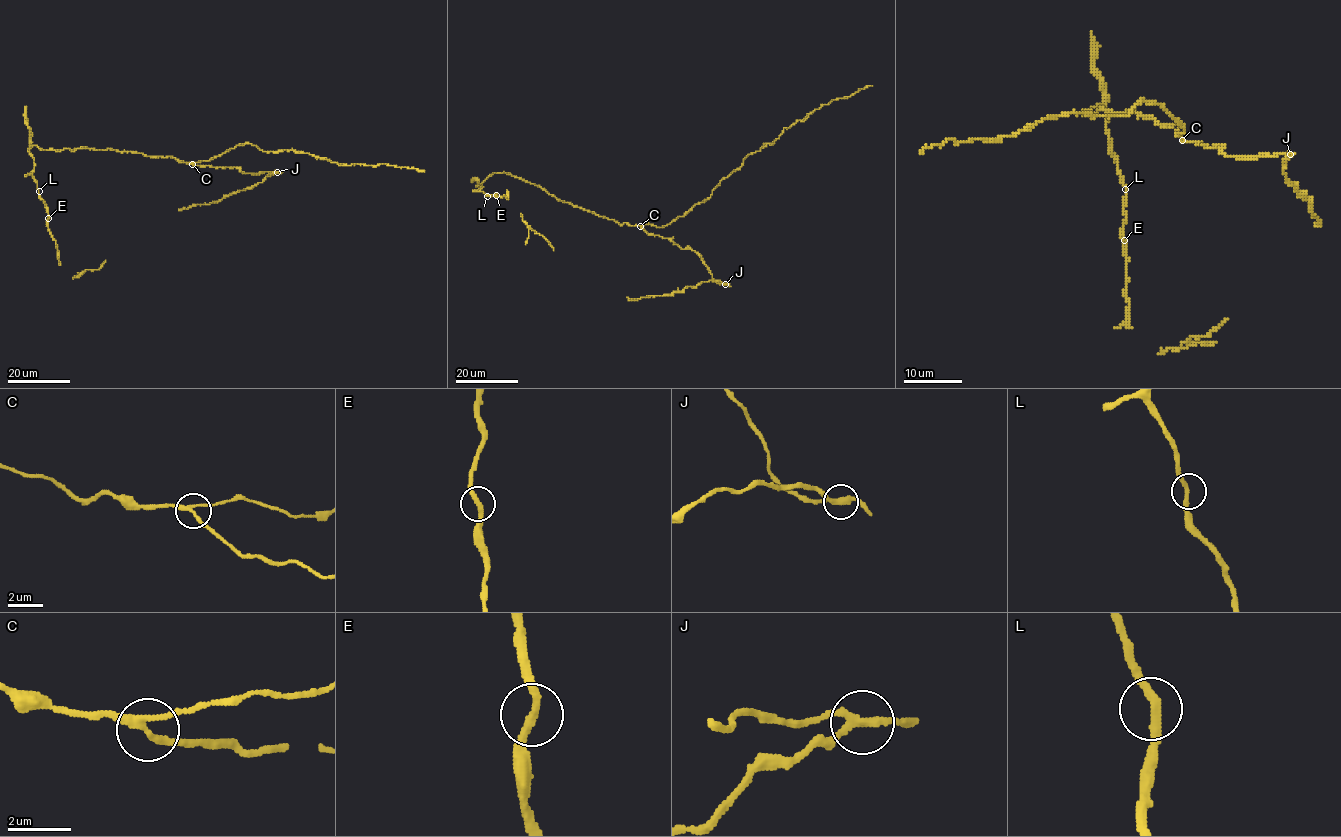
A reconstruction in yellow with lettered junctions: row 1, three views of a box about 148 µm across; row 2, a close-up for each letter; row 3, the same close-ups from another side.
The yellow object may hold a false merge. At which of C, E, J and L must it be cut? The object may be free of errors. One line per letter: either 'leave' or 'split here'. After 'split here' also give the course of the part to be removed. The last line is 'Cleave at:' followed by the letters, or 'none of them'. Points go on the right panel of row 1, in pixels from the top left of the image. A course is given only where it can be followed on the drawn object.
C: leave
E: leave
J: split here | (1289, 154), (1284, 171), (1286, 179), (1311, 203), (1318, 222), (1314, 224)
L: leave
Cleave at: J

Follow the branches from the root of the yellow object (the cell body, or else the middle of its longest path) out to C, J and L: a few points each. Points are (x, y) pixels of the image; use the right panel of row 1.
C: (1162, 125), (1176, 125), (1182, 140)
J: (1162, 125), (1176, 125), (1185, 141), (1204, 147), (1224, 145), (1227, 157), (1289, 154)
L: (1162, 125), (1134, 110), (1099, 109), (1082, 113), (1098, 105), (1106, 108), (1109, 153), (1117, 161), (1125, 189)

